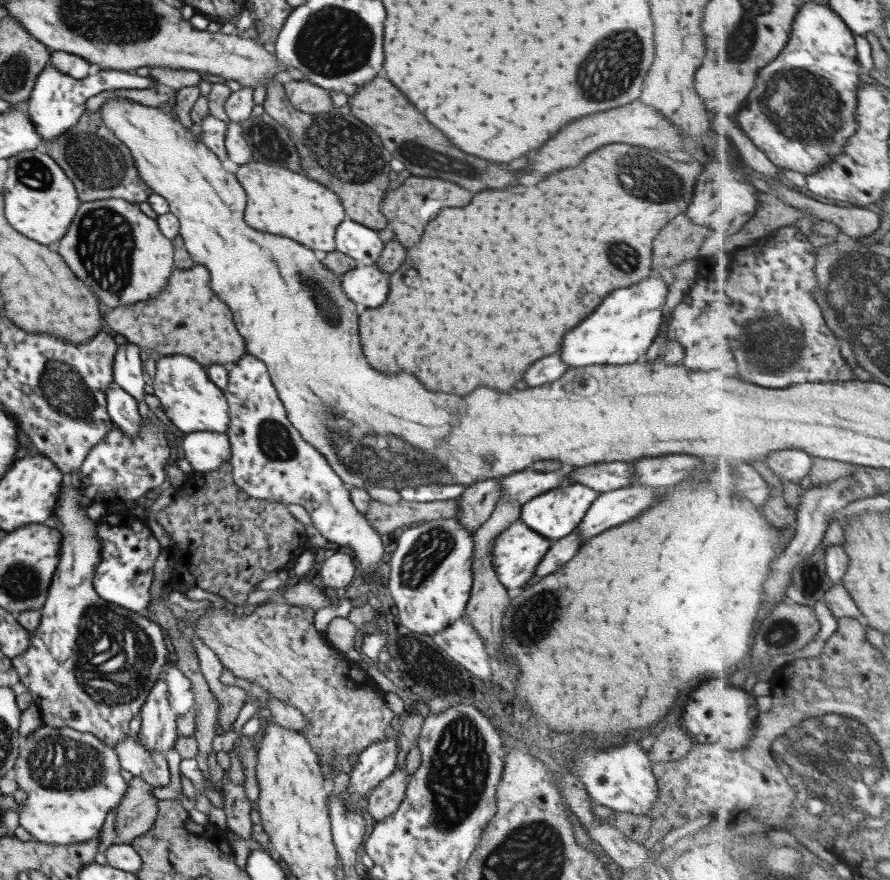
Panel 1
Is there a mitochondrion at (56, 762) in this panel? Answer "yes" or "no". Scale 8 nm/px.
yes

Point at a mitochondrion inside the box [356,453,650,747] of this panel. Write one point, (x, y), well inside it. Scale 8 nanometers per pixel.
(528, 626)

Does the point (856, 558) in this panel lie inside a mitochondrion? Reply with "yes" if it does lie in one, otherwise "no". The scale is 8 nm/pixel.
no

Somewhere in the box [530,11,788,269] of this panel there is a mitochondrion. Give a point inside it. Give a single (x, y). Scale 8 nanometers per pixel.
(607, 72)

